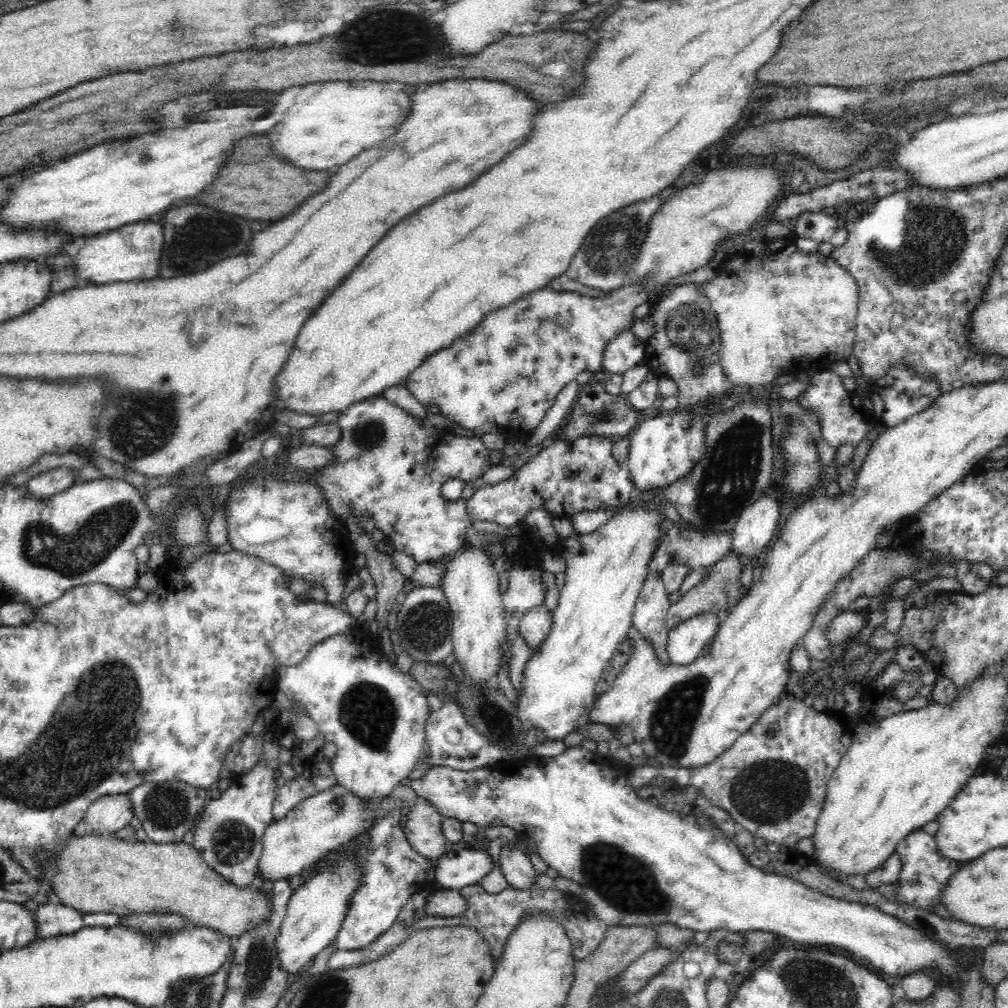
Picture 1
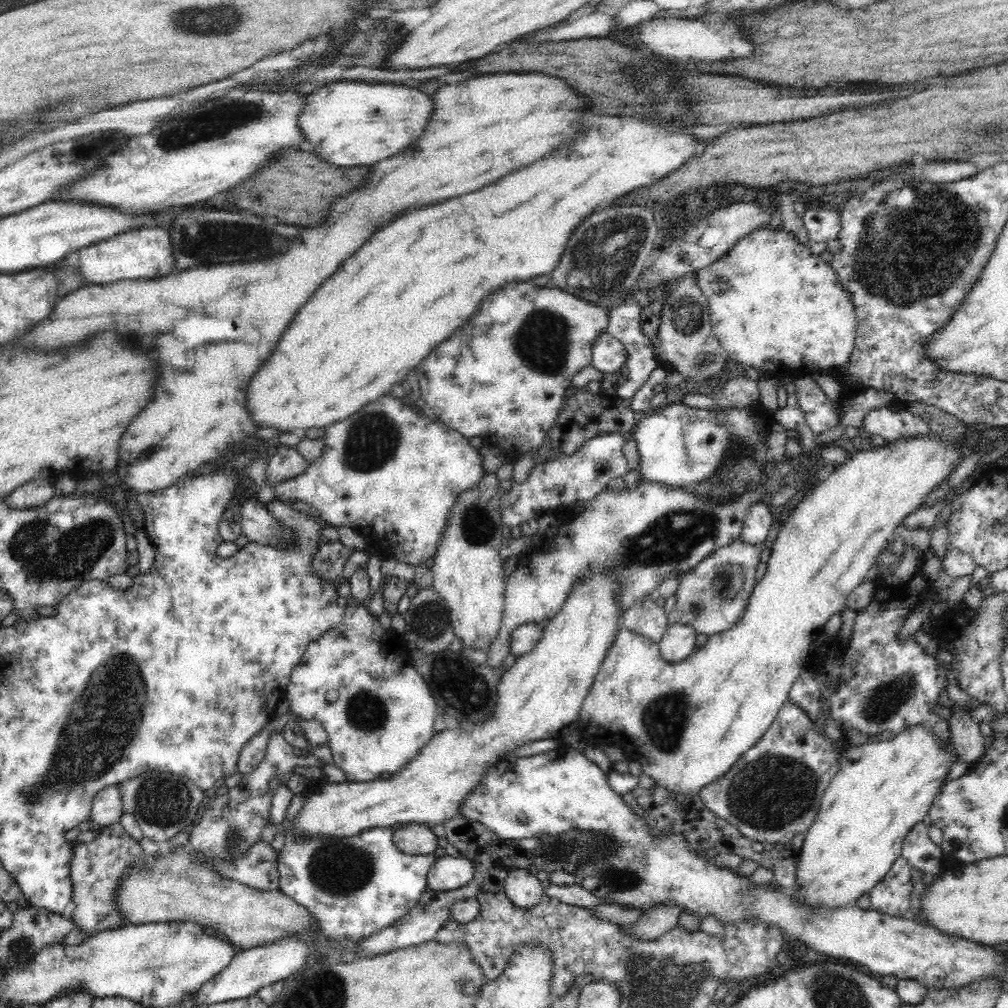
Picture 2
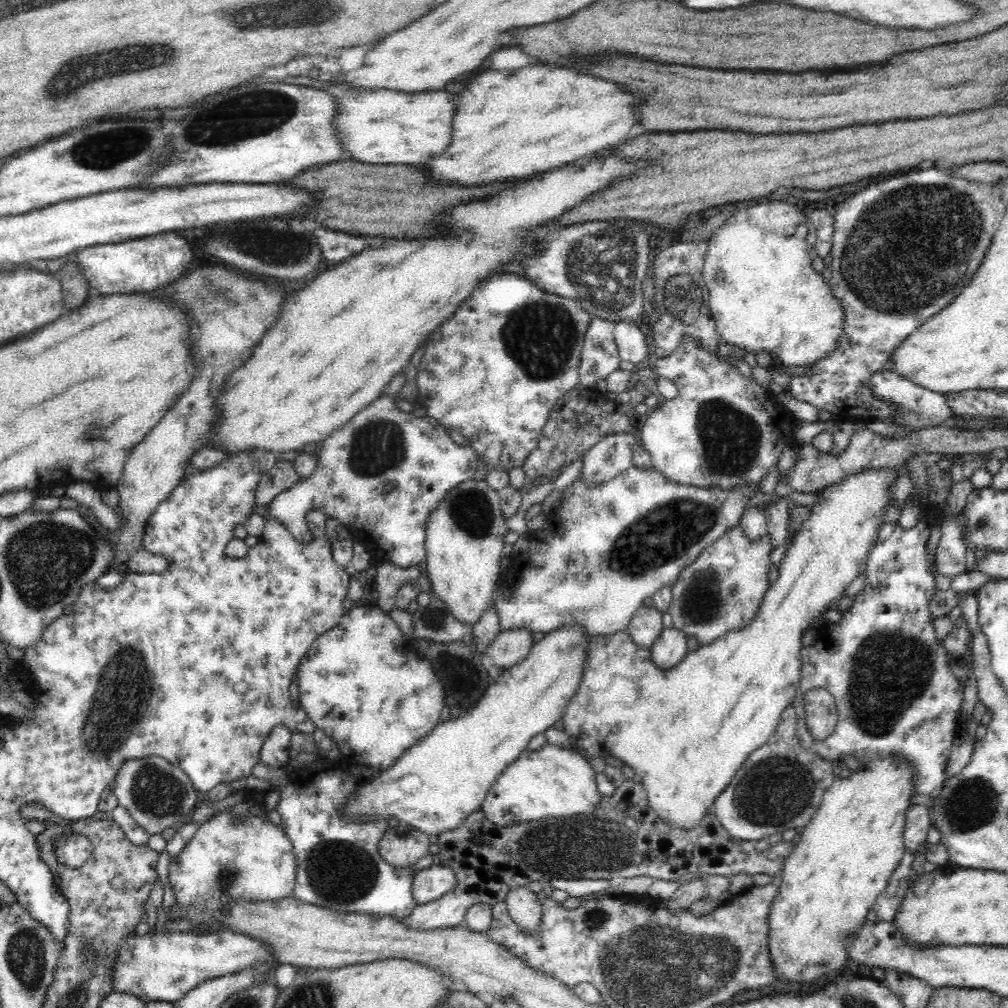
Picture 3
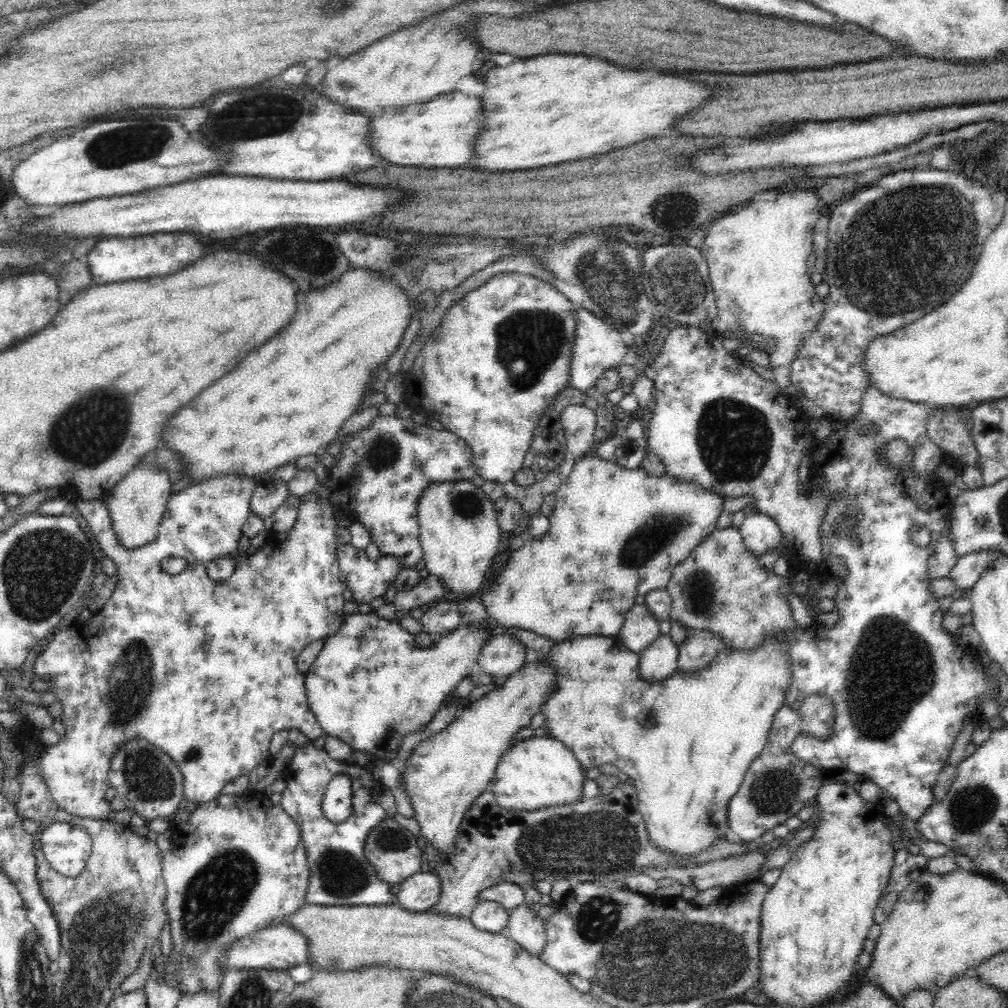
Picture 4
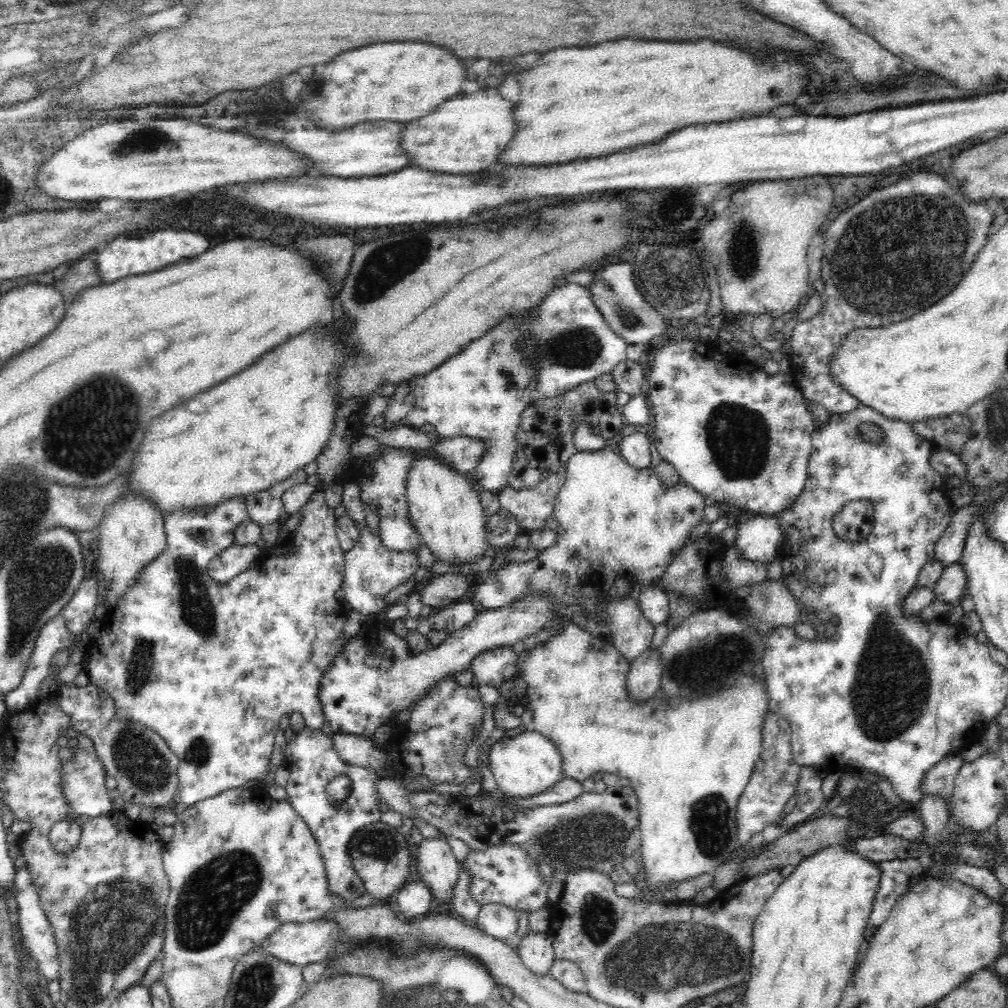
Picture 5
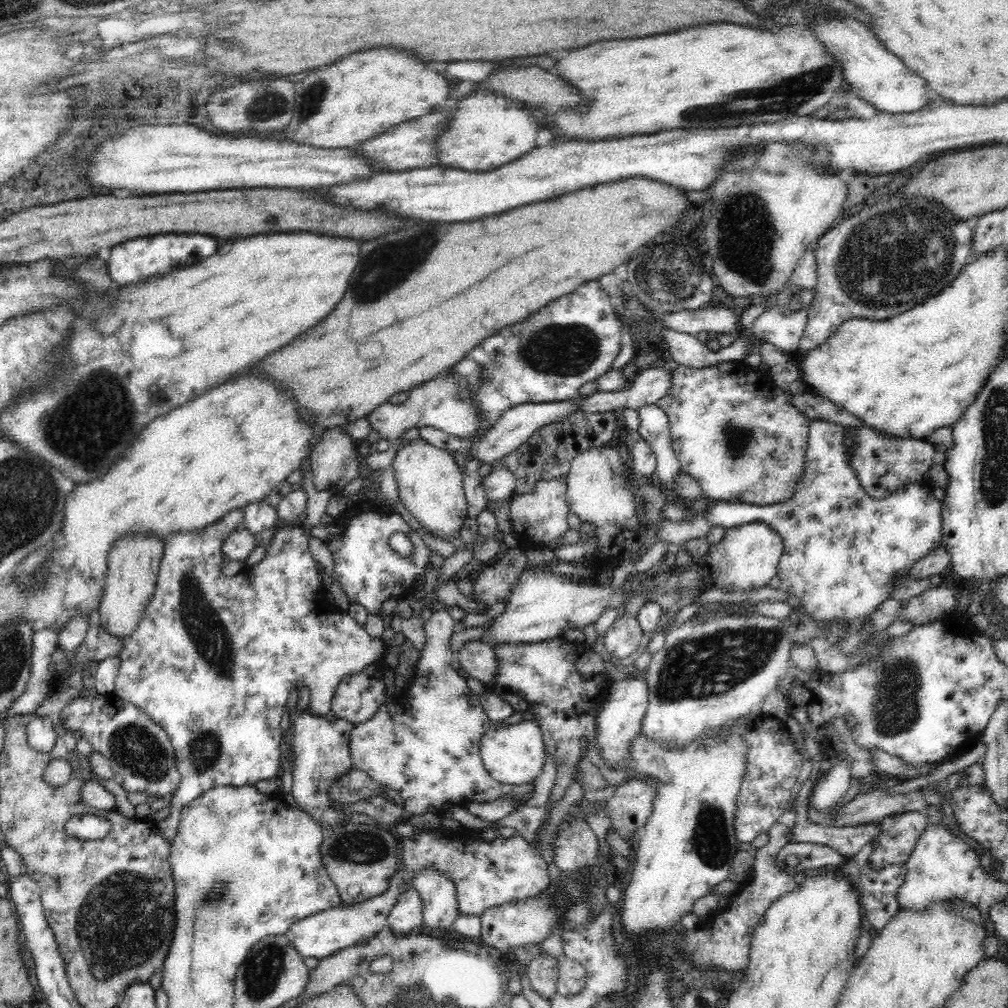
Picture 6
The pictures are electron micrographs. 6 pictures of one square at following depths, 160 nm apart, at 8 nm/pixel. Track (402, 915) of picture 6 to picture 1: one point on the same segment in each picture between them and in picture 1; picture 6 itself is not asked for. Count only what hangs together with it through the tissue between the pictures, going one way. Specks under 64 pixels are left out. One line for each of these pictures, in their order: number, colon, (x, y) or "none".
1: (454, 870)
2: (446, 873)
3: (429, 884)
4: (418, 893)
5: (412, 901)

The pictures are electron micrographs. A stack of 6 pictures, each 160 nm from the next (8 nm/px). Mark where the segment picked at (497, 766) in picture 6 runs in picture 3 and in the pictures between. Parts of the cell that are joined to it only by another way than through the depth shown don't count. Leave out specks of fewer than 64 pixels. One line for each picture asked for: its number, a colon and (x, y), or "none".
3: (554, 781)
4: (540, 771)
5: (524, 764)

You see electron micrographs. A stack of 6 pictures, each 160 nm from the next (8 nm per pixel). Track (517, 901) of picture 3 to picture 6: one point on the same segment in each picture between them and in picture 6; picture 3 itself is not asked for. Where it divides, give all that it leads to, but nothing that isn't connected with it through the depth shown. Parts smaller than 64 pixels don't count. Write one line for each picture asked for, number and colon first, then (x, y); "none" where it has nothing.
4: (525, 927)
5: (536, 953)
6: (542, 972)

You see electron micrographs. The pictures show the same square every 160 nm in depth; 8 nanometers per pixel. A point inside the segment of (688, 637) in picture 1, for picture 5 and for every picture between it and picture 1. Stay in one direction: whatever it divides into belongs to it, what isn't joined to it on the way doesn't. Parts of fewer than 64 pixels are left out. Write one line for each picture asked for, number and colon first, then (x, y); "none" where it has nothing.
2: (678, 642)
3: (670, 647)
4: (657, 662)
5: (643, 680)

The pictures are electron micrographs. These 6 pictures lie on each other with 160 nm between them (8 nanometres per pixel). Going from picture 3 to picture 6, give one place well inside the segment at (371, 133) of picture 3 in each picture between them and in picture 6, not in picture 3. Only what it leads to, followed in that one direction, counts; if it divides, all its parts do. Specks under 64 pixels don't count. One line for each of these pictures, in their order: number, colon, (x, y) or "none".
4: (439, 134)
5: (467, 134)
6: (486, 131)

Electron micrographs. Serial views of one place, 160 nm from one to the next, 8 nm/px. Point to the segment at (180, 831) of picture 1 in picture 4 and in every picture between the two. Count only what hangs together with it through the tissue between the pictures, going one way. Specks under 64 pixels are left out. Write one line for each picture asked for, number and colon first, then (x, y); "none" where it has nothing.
2: (163, 804)
3: (157, 794)
4: (146, 778)

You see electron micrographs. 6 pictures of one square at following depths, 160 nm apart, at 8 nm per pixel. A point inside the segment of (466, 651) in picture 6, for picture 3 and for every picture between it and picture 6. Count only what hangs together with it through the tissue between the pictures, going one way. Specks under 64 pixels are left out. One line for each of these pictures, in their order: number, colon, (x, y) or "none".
3: (509, 647)
4: (504, 655)
5: (494, 667)

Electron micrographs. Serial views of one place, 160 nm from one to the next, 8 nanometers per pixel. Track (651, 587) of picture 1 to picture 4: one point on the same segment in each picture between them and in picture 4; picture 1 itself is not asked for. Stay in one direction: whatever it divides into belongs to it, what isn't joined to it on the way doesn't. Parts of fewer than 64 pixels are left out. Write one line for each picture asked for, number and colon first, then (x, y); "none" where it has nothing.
2: (646, 618)
3: (645, 625)
4: (639, 629)

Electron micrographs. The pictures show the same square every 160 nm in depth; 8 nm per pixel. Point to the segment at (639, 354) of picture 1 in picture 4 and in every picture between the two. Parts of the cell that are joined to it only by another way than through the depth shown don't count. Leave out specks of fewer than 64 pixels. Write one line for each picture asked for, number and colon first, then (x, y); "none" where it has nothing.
2: (608, 354)
3: (600, 356)
4: (597, 347)

